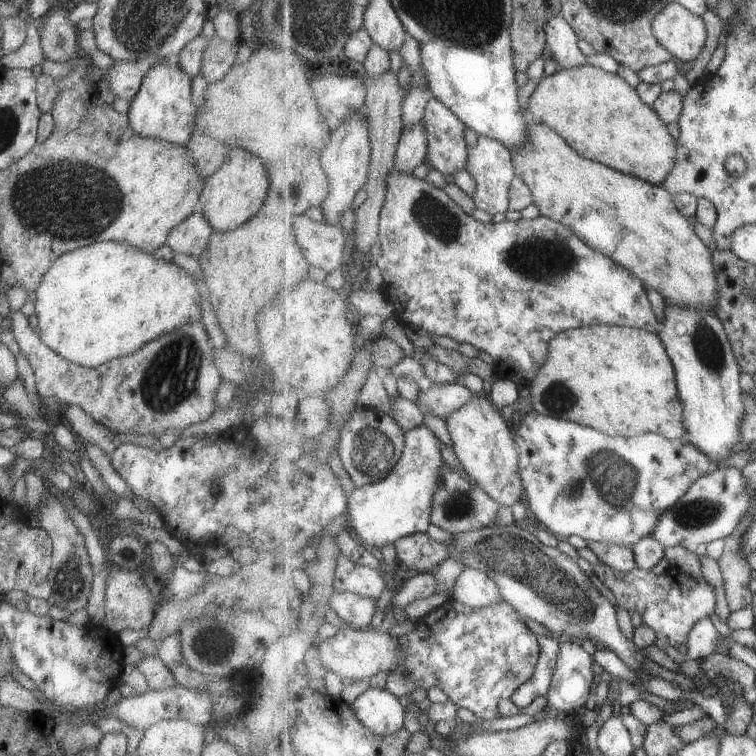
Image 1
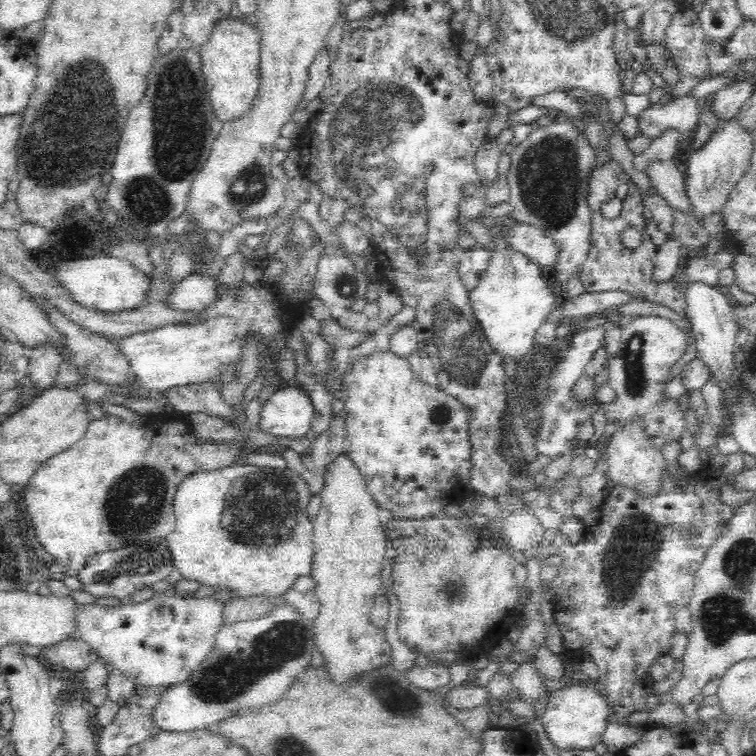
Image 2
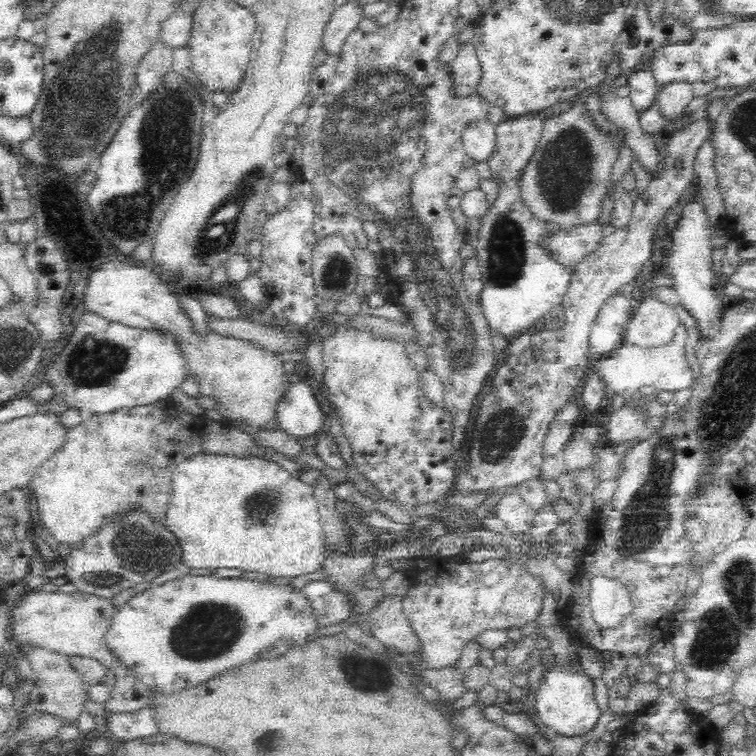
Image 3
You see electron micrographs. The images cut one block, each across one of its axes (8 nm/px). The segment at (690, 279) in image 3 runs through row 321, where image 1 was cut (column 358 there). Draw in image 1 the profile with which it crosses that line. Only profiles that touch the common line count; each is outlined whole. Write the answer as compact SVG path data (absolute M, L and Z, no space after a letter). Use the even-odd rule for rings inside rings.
M370 686L352 704L357 719L379 735L391 735L403 729L409 715L407 707L389 690Z

